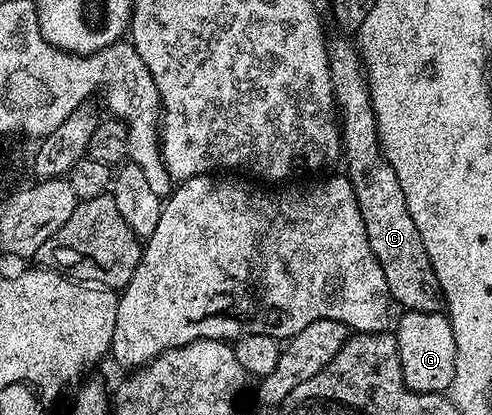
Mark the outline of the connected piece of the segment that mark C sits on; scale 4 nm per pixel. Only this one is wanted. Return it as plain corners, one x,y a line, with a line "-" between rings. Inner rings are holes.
340,36
344,38
332,38
327,39
328,43
328,63
330,64
330,76
332,77
332,93
334,94
337,102
337,107
340,109
340,127
341,127
341,149
344,164
347,164
348,170
346,170
346,176
351,180
352,187
354,188
355,198
358,200
359,212
362,214
362,220
366,227
367,240
370,241
371,251
374,252
379,264
382,265
383,276
386,278
387,290
391,301
396,305
400,304
405,311
420,311
427,314
437,314
445,305
444,296
440,290
438,284
437,274
434,272
433,265
430,264
429,253
426,252
426,246
422,241
421,233
418,232
418,226
414,222
413,216
410,214
409,209
406,206
405,193
402,192
402,186
398,182
397,173
394,172
389,162
384,156
384,151
380,146
380,137
377,136
377,118
376,113
373,112
373,104
369,96
368,88
368,72
364,68
364,61
360,59
360,51
353,39
348,36

